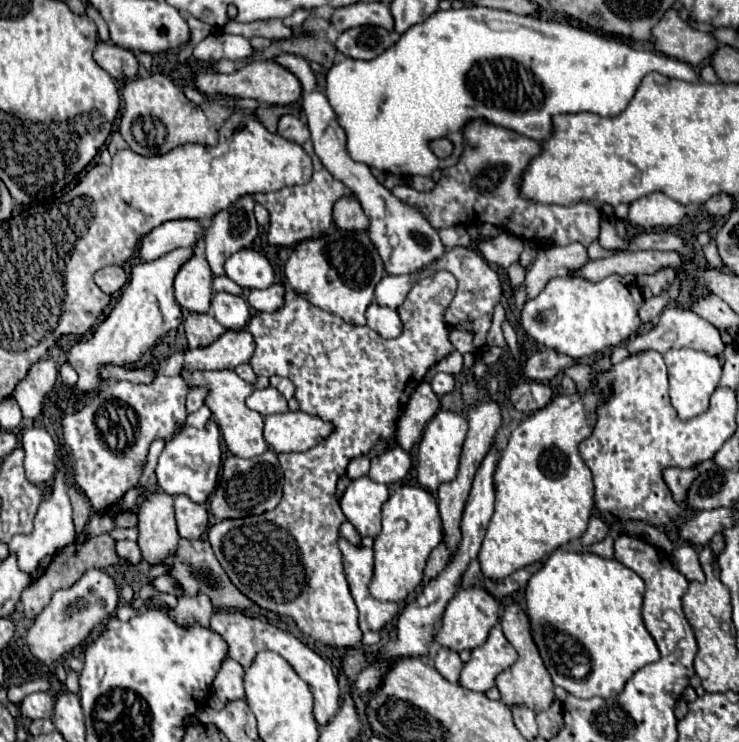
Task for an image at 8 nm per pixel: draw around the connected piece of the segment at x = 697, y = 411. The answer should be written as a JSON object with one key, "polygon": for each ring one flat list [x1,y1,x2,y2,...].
{"polygon":[[678,348,668,350,664,354,666,366,668,366,668,380,670,380,670,398,672,406,676,408,680,420,690,420,708,410,708,400,712,392,720,384,722,376,722,364,716,356,708,356,706,352,696,352,692,348]]}

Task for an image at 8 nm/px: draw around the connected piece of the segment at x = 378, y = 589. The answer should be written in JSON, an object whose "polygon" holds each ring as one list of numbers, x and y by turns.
{"polygon":[[400,486,382,506,382,530,374,538,374,576,368,590,374,598,402,604,424,578,426,560,442,540,442,520,436,498,420,486]]}

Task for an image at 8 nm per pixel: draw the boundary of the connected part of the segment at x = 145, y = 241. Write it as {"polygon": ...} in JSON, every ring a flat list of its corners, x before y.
{"polygon":[[172,220,160,224,142,238,138,256,144,262,150,262,176,248,194,246,202,240,204,240,204,228,198,220]]}

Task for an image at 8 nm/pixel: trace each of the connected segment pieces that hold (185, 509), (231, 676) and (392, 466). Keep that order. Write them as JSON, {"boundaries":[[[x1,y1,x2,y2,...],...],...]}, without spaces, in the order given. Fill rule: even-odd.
{"boundaries":[[[180,494,174,498,178,532,182,538,200,538,210,526,210,514,204,506,194,504,188,496]],[[226,658,214,684,212,684,212,692,224,702,232,702,232,700,240,700,244,698,244,668,240,664,236,664,236,660]],[[400,446,388,450,382,456,372,458,372,466,368,476,372,476,372,480,376,482,384,482,384,484,394,484,404,480,404,476,410,470,410,454,406,450,402,450]]]}

